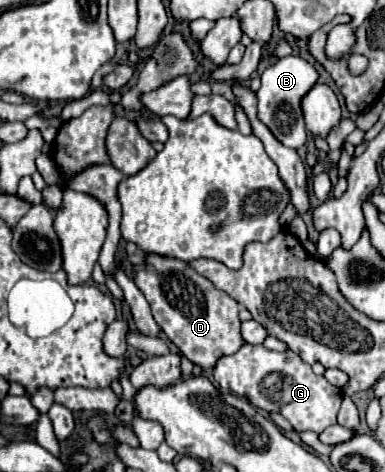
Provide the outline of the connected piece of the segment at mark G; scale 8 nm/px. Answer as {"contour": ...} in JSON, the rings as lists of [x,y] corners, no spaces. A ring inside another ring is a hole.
{"contour":[[[244,344],[238,352],[218,358],[214,366],[214,378],[220,388],[230,390],[250,400],[250,404],[264,412],[280,412],[296,432],[322,432],[336,424],[336,414],[342,402],[342,390],[330,384],[324,376],[316,376],[312,366],[302,362],[292,350],[274,352],[264,346]]]}

